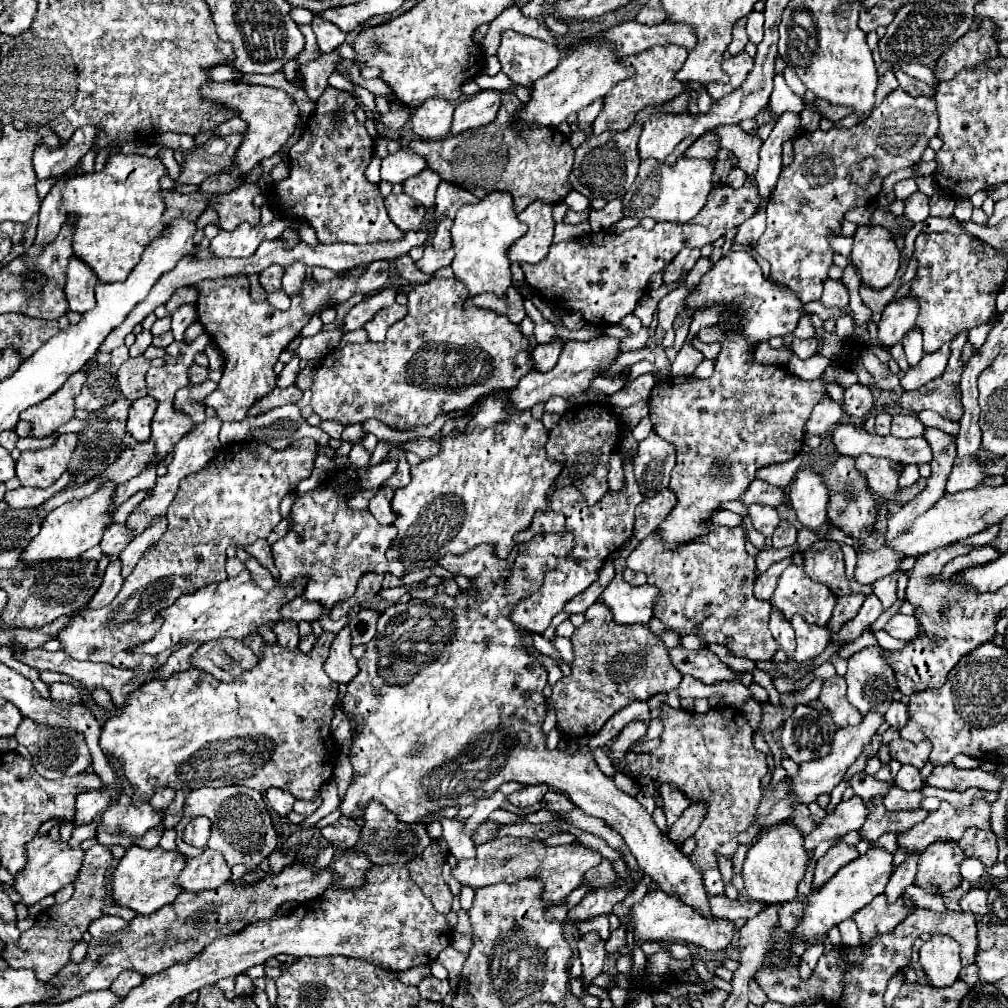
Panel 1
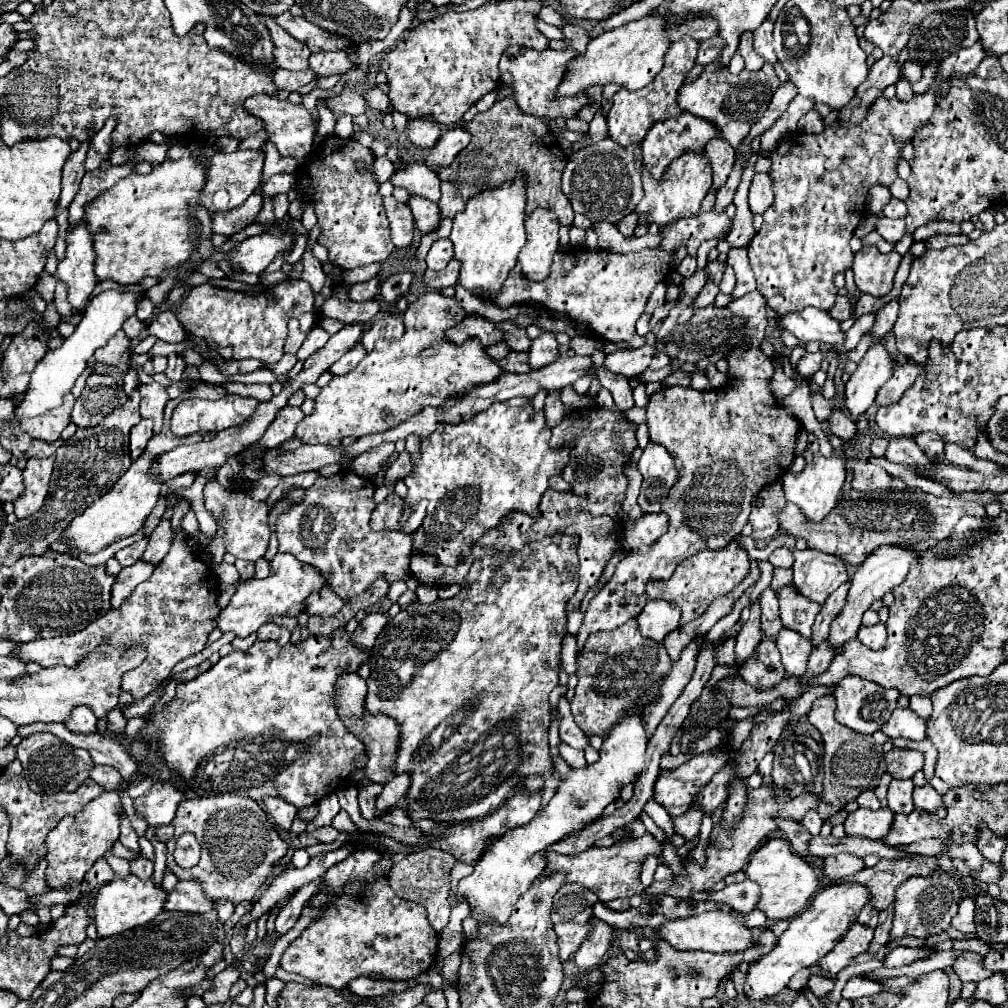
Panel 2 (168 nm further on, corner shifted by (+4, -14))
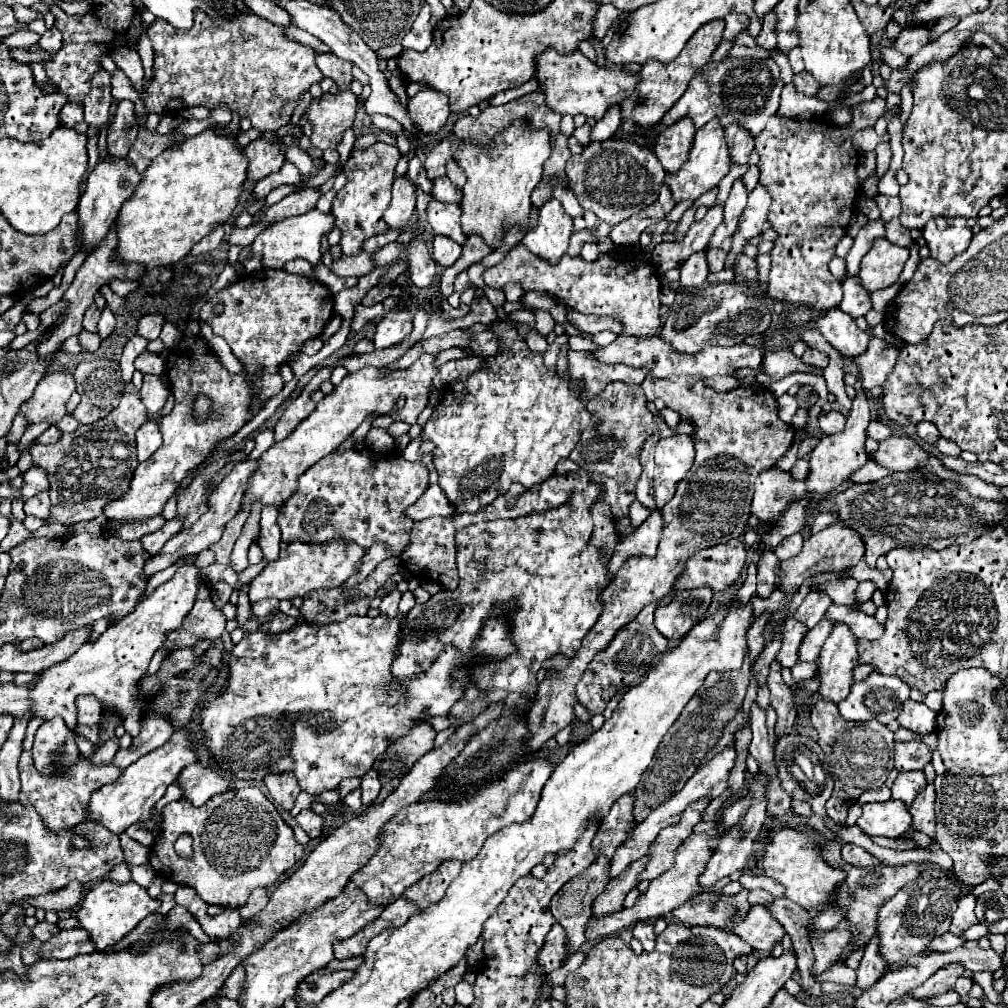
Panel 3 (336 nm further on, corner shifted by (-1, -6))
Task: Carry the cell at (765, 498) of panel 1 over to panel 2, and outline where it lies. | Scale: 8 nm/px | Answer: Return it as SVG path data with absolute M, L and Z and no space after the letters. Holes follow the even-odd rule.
M846 490L840 496L834 510L822 522L808 522L796 504L786 504L778 516L780 528L790 536L806 538L808 548L834 554L846 560L850 566L860 566L878 546L892 544L912 552L926 552L938 546L952 534L954 518L962 514L980 516L980 506L976 502L964 502L960 498L938 498L922 490L890 490L890 492L858 492Z

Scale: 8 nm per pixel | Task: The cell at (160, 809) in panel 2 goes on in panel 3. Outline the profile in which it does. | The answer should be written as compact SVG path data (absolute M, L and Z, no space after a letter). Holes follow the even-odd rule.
M197 762L185 766L175 784L181 788L183 798L189 800L193 806L203 806L211 796L229 790L227 782L221 776Z

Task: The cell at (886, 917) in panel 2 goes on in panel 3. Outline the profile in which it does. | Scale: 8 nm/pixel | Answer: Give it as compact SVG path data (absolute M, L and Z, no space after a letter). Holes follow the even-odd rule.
M873 934L873 938L869 940L869 944L863 950L865 950L865 956L857 968L857 986L869 988L885 972L885 960L881 958L881 952L879 952L879 936Z

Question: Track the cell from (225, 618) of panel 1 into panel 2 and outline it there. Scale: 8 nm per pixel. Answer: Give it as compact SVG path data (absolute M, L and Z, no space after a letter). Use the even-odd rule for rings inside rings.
M276 554L270 562L270 576L264 580L246 580L238 586L236 594L232 596L230 604L220 612L216 618L218 628L222 632L234 632L236 636L244 638L254 634L262 624L270 622L272 616L278 614L288 614L288 616L298 616L306 606L306 598L312 592L318 592L326 584L326 578L308 564L302 564L296 556L292 554Z

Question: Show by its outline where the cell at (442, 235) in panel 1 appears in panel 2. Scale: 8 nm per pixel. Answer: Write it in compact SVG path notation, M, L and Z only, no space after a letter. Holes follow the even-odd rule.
M436 240L426 256L426 264L430 270L444 270L446 264L454 256L454 246L450 240Z

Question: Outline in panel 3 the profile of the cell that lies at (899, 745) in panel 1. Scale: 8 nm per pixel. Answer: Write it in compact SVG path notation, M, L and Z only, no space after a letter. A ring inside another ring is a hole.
M919 740L895 742L895 756L893 758L895 758L895 768L899 772L905 772L905 770L923 770L923 766L927 762L931 762L931 752Z

